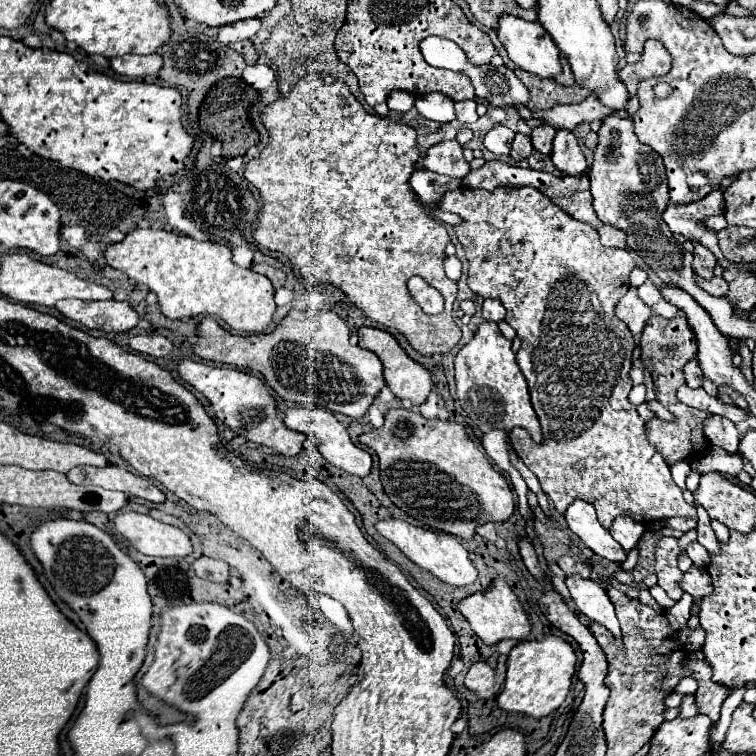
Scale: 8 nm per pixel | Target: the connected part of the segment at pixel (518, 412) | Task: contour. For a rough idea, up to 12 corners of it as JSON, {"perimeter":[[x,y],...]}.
{"perimeter":[[483,322],[455,358],[461,408],[481,432],[541,426],[511,342]]}

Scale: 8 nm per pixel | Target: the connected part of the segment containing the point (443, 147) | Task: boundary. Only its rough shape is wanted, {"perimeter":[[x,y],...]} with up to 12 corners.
{"perimeter":[[457,140],[427,150],[423,166],[463,178],[471,170]]}

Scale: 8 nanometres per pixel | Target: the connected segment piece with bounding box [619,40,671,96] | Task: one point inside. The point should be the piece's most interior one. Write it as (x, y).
(655, 61)

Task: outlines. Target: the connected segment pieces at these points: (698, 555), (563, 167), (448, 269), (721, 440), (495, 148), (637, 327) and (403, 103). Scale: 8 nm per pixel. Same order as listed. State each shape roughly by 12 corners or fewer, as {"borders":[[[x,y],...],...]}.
{"borders":[[[699,542],[687,546],[687,554],[697,566],[707,566],[709,552]],[[569,130],[553,140],[553,164],[567,176],[587,172],[585,156]],[[445,258],[443,268],[451,280],[461,278],[461,260]],[[711,416],[705,434],[713,446],[737,452],[739,432],[731,420]],[[495,124],[483,144],[497,156],[511,152],[515,132]],[[637,288],[619,300],[617,318],[639,336],[651,308],[637,296]],[[391,92],[389,110],[407,112],[415,104],[409,92]]]}

